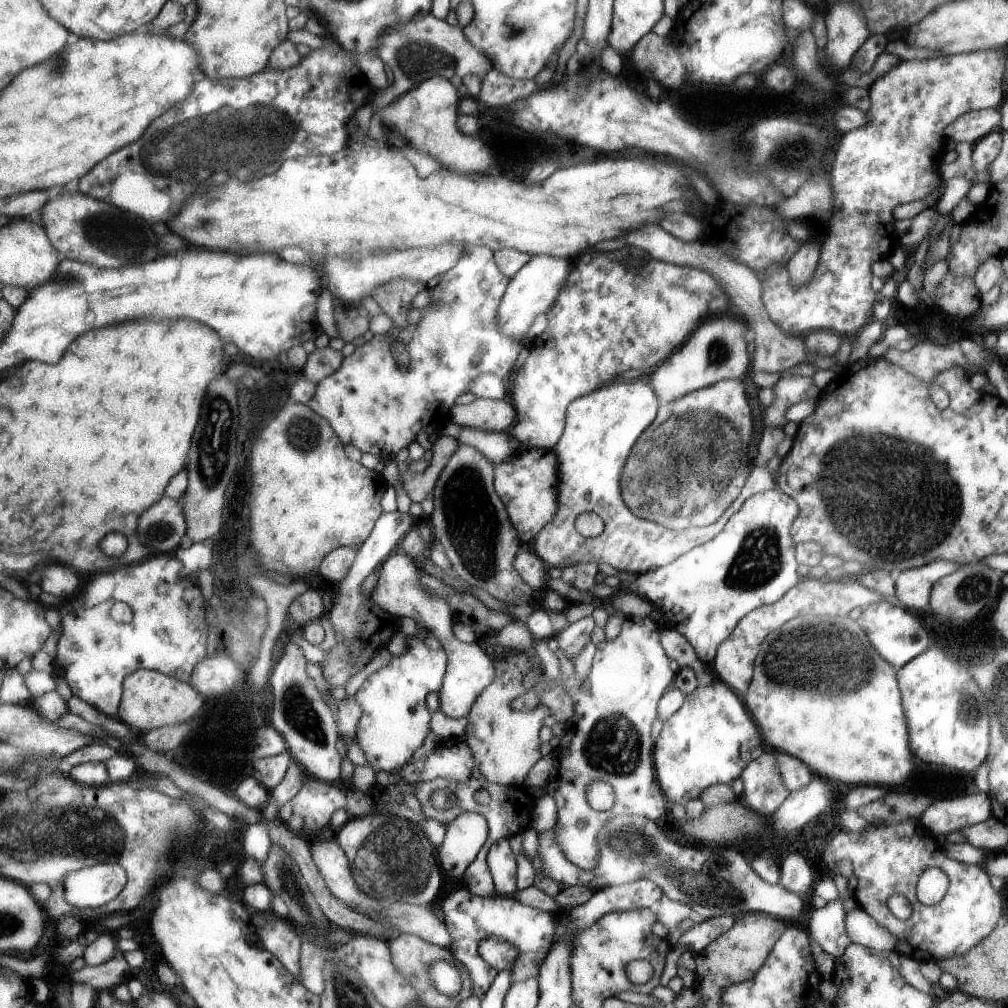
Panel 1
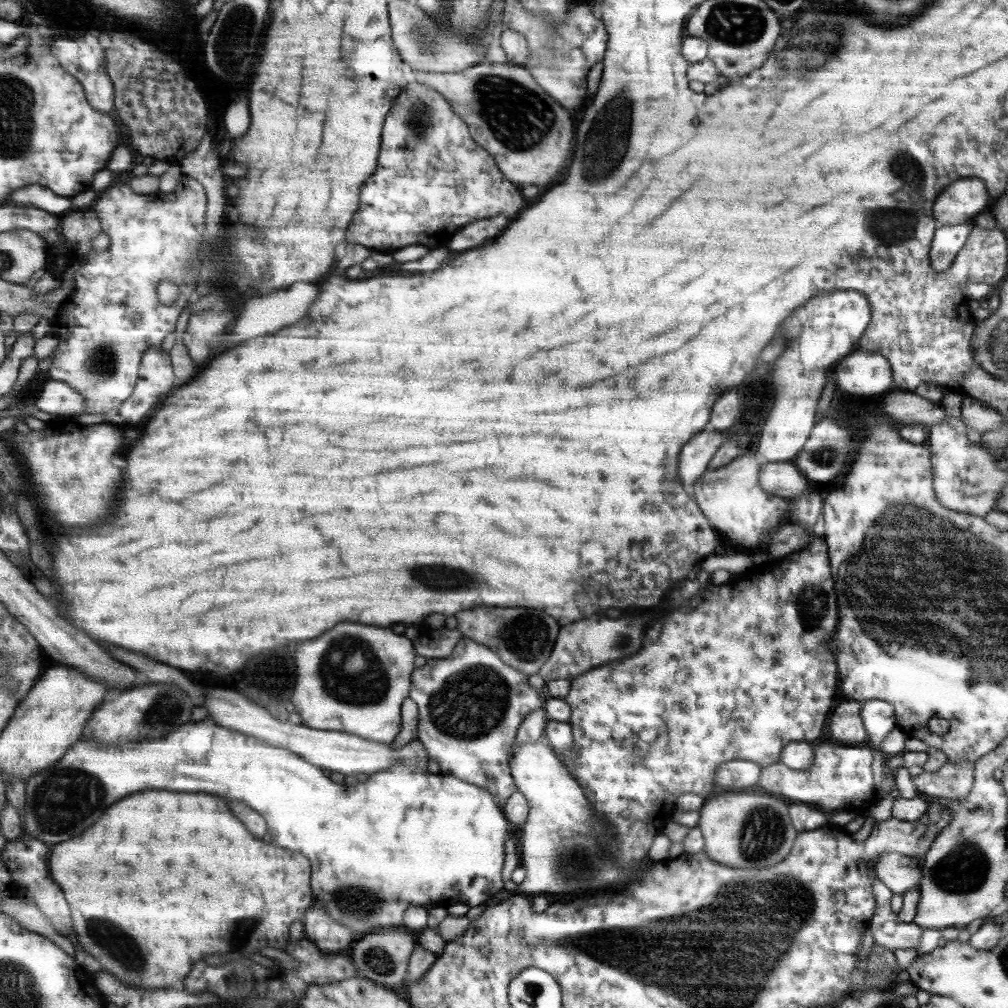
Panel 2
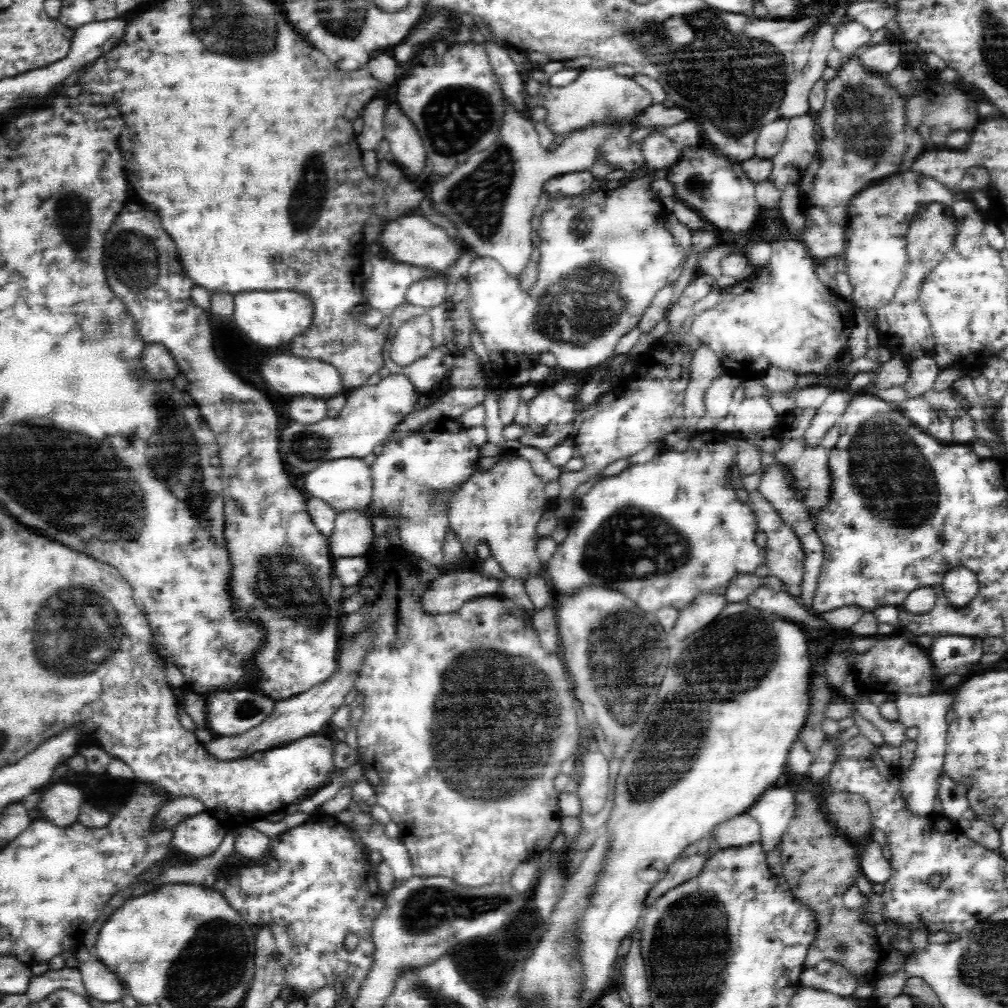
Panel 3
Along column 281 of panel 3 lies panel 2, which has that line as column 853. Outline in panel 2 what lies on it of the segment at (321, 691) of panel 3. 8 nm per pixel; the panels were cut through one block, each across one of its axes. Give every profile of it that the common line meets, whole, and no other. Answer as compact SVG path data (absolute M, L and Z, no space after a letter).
M843 698L831 712L828 736L841 745L856 746L863 744L867 738L866 728L861 716L862 704L855 700Z

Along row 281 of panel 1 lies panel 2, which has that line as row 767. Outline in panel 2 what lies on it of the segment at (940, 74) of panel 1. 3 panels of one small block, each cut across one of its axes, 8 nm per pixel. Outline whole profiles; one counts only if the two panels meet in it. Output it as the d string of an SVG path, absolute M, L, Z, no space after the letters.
M814 741L813 764L807 770L787 768L779 762L760 768L757 784L773 794L785 794L785 798L803 804L815 804L824 814L839 811L854 811L864 813L868 807L876 804L878 800L873 787L871 775L871 749L865 744L856 746L827 744L826 741Z

